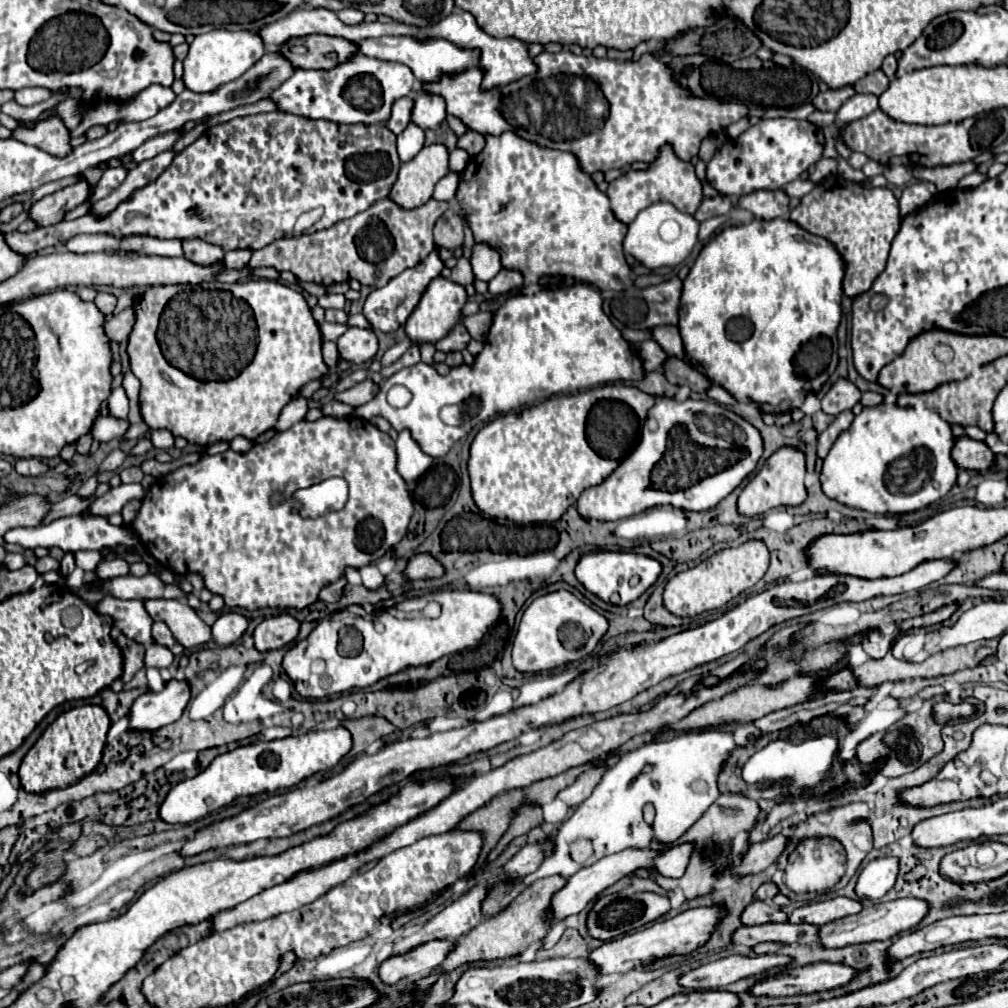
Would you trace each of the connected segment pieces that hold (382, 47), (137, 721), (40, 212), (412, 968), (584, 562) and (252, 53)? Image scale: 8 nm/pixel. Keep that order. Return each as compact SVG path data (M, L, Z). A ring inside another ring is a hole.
M372 37L372 39L356 41L356 47L360 47L360 53L366 57L398 61L398 63L408 65L420 83L438 81L442 73L448 73L448 75L460 73L466 67L478 63L476 49L458 49L456 45L448 41L416 41L412 37Z
M170 681L160 693L140 695L130 717L130 731L156 731L180 719L190 699L190 687L186 681Z
M82 181L82 183L64 187L52 195L46 195L40 201L32 203L28 215L38 227L56 225L64 219L64 215L68 211L82 205L86 201L86 197L88 197L88 185Z
M428 941L406 955L388 957L378 967L378 975L384 985L396 985L402 979L418 979L438 967L452 949L452 941Z
M598 551L584 555L576 565L576 577L584 585L586 591L594 593L602 601L610 601L612 593L620 593L620 605L628 605L638 599L648 587L652 587L662 571L662 565L646 555L638 553L622 553L622 551Z
M214 29L204 35L196 35L194 41L190 43L190 51L184 59L182 81L186 89L194 93L212 93L220 89L224 83L236 81L240 75L244 75L262 55L264 55L264 43L260 35L252 31Z

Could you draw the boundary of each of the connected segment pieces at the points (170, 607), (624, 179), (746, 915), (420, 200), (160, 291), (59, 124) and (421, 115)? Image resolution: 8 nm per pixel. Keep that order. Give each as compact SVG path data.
M148 599L146 611L154 621L164 621L174 639L184 647L200 647L212 639L210 627L196 615L186 601L180 599Z
M662 147L658 159L654 163L650 163L646 171L628 171L626 175L614 179L608 185L606 193L610 197L612 211L614 211L616 219L620 219L626 225L632 223L632 219L644 207L650 207L652 203L658 203L658 201L668 201L676 209L690 213L690 215L694 215L698 205L702 203L702 183L698 181L694 167L686 161L680 161L670 147Z
M752 901L744 913L742 913L742 923L744 925L764 925L764 923L786 923L788 915L780 911L778 907L766 905L764 901Z
M444 145L422 147L414 159L402 163L388 197L404 209L416 209L432 197L434 185L448 171L448 149Z
M250 279L244 281L244 301L252 307L258 329L258 349L254 361L228 383L196 383L196 379L188 379L176 367L168 367L158 341L156 331L159 321L172 295L176 295L178 285L174 287L150 287L140 299L136 299L136 323L134 331L128 339L128 355L130 355L130 369L140 381L140 413L142 419L148 423L150 429L168 429L174 437L184 437L188 443L198 447L208 447L216 441L232 441L236 435L246 439L256 439L268 429L274 429L282 407L298 395L298 391L312 379L322 377L328 373L328 367L322 359L322 335L318 323L312 317L312 311L304 299L304 295L288 285L268 279Z
M58 115L38 119L34 127L24 127L24 123L18 121L18 127L12 131L12 137L16 141L34 145L50 155L56 155L56 157L70 155L70 151L72 151L70 131L66 129L64 121Z
M422 89L414 93L414 111L412 111L412 121L420 129L436 129L442 121L446 119L446 107L444 99L430 95Z

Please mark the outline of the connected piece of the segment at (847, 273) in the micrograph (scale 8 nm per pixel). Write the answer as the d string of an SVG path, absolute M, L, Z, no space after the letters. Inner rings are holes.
M830 177L800 199L798 207L790 211L790 221L834 243L844 261L844 293L848 297L858 297L868 291L874 279L884 271L890 243L900 229L902 217L890 189Z

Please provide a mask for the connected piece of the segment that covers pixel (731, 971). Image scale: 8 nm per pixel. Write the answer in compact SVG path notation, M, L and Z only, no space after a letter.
M732 955L708 965L702 965L690 973L680 977L680 985L686 989L702 991L702 989L724 989L730 983L736 983L746 977L762 975L770 969L782 969L792 963L792 957L786 955L758 955L758 957L742 957Z

